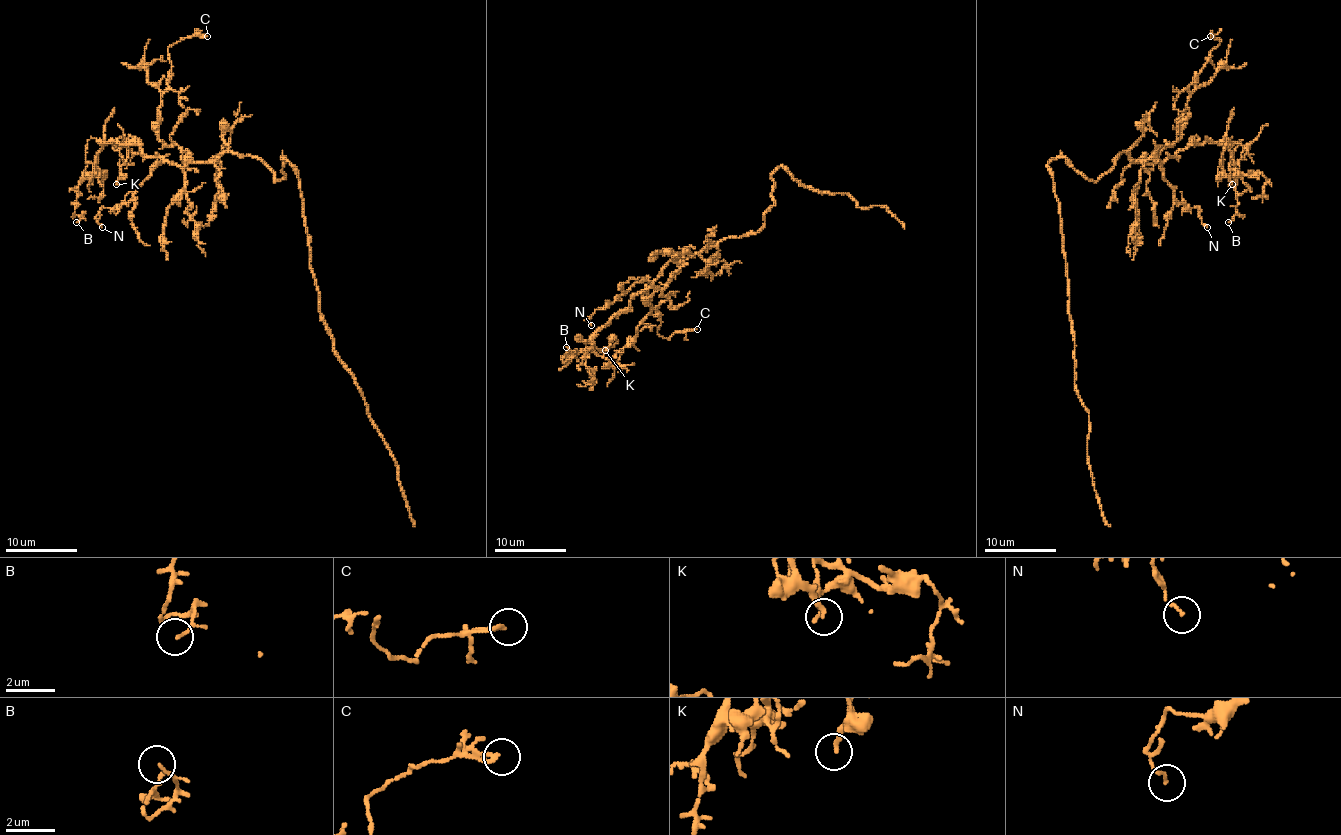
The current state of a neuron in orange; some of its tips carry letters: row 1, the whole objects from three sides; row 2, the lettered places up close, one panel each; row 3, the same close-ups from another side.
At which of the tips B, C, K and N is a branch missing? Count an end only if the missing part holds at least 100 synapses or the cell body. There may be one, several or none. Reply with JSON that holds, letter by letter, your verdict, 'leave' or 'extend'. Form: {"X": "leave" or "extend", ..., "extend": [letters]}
{"B": "leave", "C": "leave", "K": "leave", "N": "leave", "extend": []}

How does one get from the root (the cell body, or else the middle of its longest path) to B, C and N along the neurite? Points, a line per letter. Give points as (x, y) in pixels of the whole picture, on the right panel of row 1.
B: (1051, 161), (1098, 181), (1123, 152), (1142, 167), (1218, 141), (1236, 165), (1241, 215), (1228, 222)
C: (1051, 161), (1064, 158), (1098, 181), (1123, 152), (1142, 161), (1173, 145), (1189, 84), (1219, 43), (1210, 36)
N: (1051, 161), (1064, 158), (1094, 181), (1123, 152), (1142, 167), (1160, 161), (1173, 195), (1198, 208), (1207, 227)

